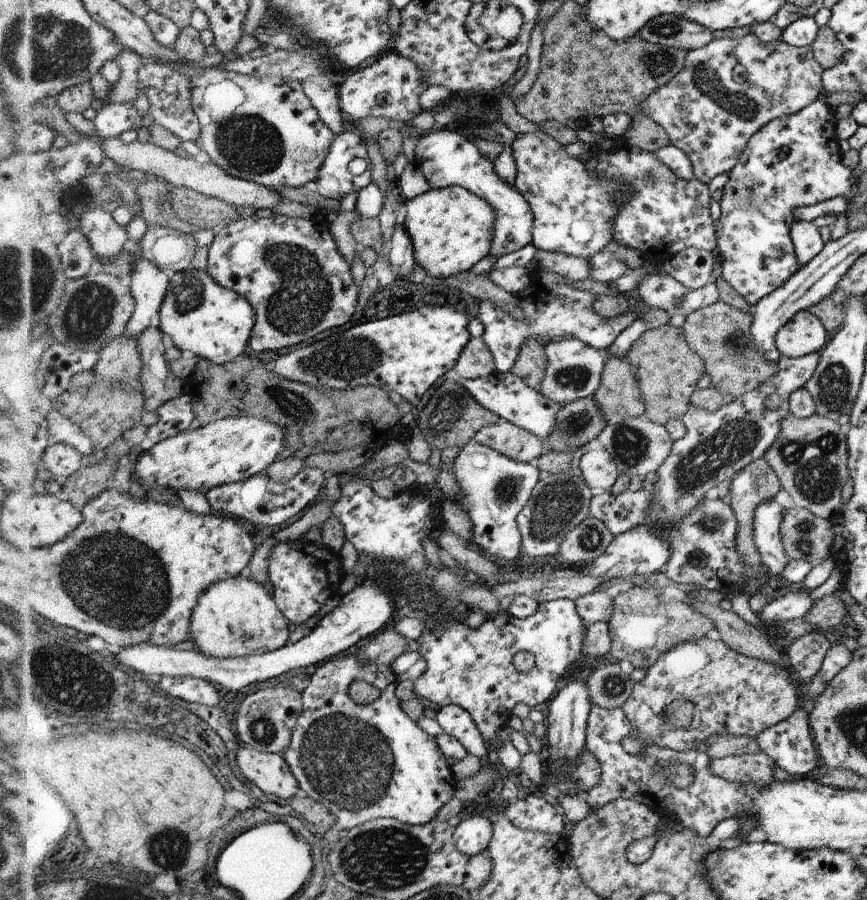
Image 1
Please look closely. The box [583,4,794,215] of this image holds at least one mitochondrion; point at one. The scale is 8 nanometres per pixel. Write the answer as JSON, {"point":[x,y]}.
{"point":[736,104]}

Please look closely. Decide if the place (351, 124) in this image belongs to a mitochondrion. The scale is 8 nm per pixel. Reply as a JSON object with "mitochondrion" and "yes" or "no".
{"mitochondrion":"no"}

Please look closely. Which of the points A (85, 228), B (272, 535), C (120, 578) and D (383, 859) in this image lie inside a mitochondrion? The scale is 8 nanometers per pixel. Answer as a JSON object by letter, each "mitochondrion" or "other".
{"A":"other","B":"other","C":"mitochondrion","D":"mitochondrion"}

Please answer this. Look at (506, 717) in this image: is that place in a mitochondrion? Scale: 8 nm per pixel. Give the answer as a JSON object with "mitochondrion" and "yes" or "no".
{"mitochondrion":"no"}

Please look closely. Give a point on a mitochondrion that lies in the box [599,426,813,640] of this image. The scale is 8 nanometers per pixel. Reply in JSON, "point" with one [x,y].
{"point":[712,524]}

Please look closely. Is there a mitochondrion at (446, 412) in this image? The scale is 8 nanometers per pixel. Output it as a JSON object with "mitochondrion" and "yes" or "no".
{"mitochondrion":"yes"}

